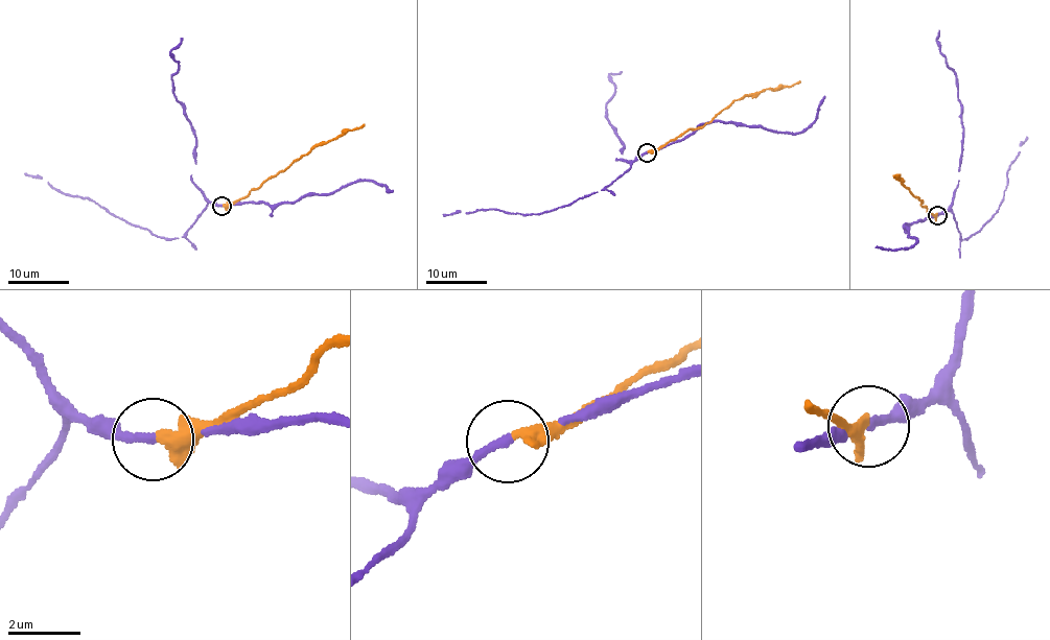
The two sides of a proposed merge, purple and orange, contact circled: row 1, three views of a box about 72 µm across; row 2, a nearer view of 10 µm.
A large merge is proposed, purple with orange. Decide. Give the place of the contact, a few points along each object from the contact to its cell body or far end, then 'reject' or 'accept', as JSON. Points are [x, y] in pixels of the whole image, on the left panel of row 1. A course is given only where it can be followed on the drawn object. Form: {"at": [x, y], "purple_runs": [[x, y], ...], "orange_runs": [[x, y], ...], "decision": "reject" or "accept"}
{"at": [222, 206], "purple_runs": [[223, 206], [208, 203], [187, 232], [170, 239], [150, 234], [88, 198], [65, 195], [41, 178], [25, 173]], "orange_runs": [[223, 205], [233, 204], [311, 149], [364, 125]], "decision": "reject"}

